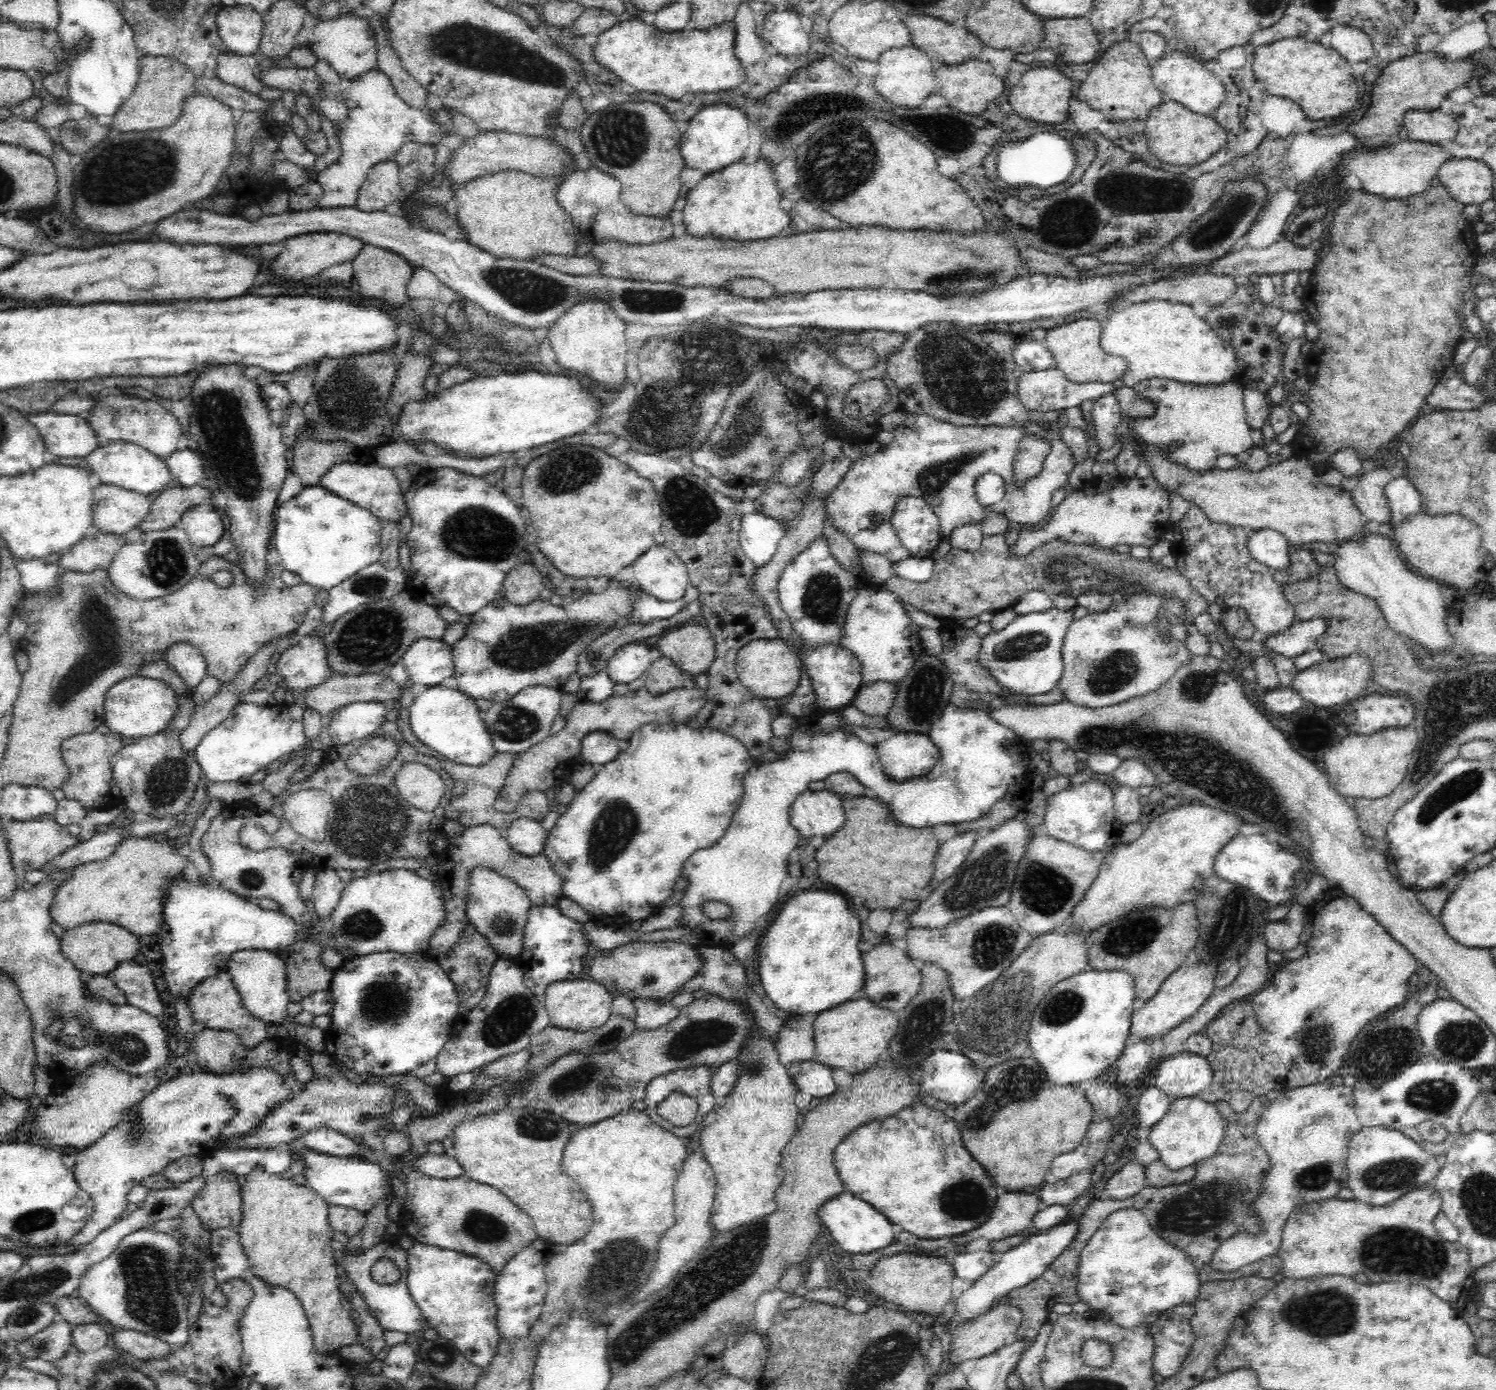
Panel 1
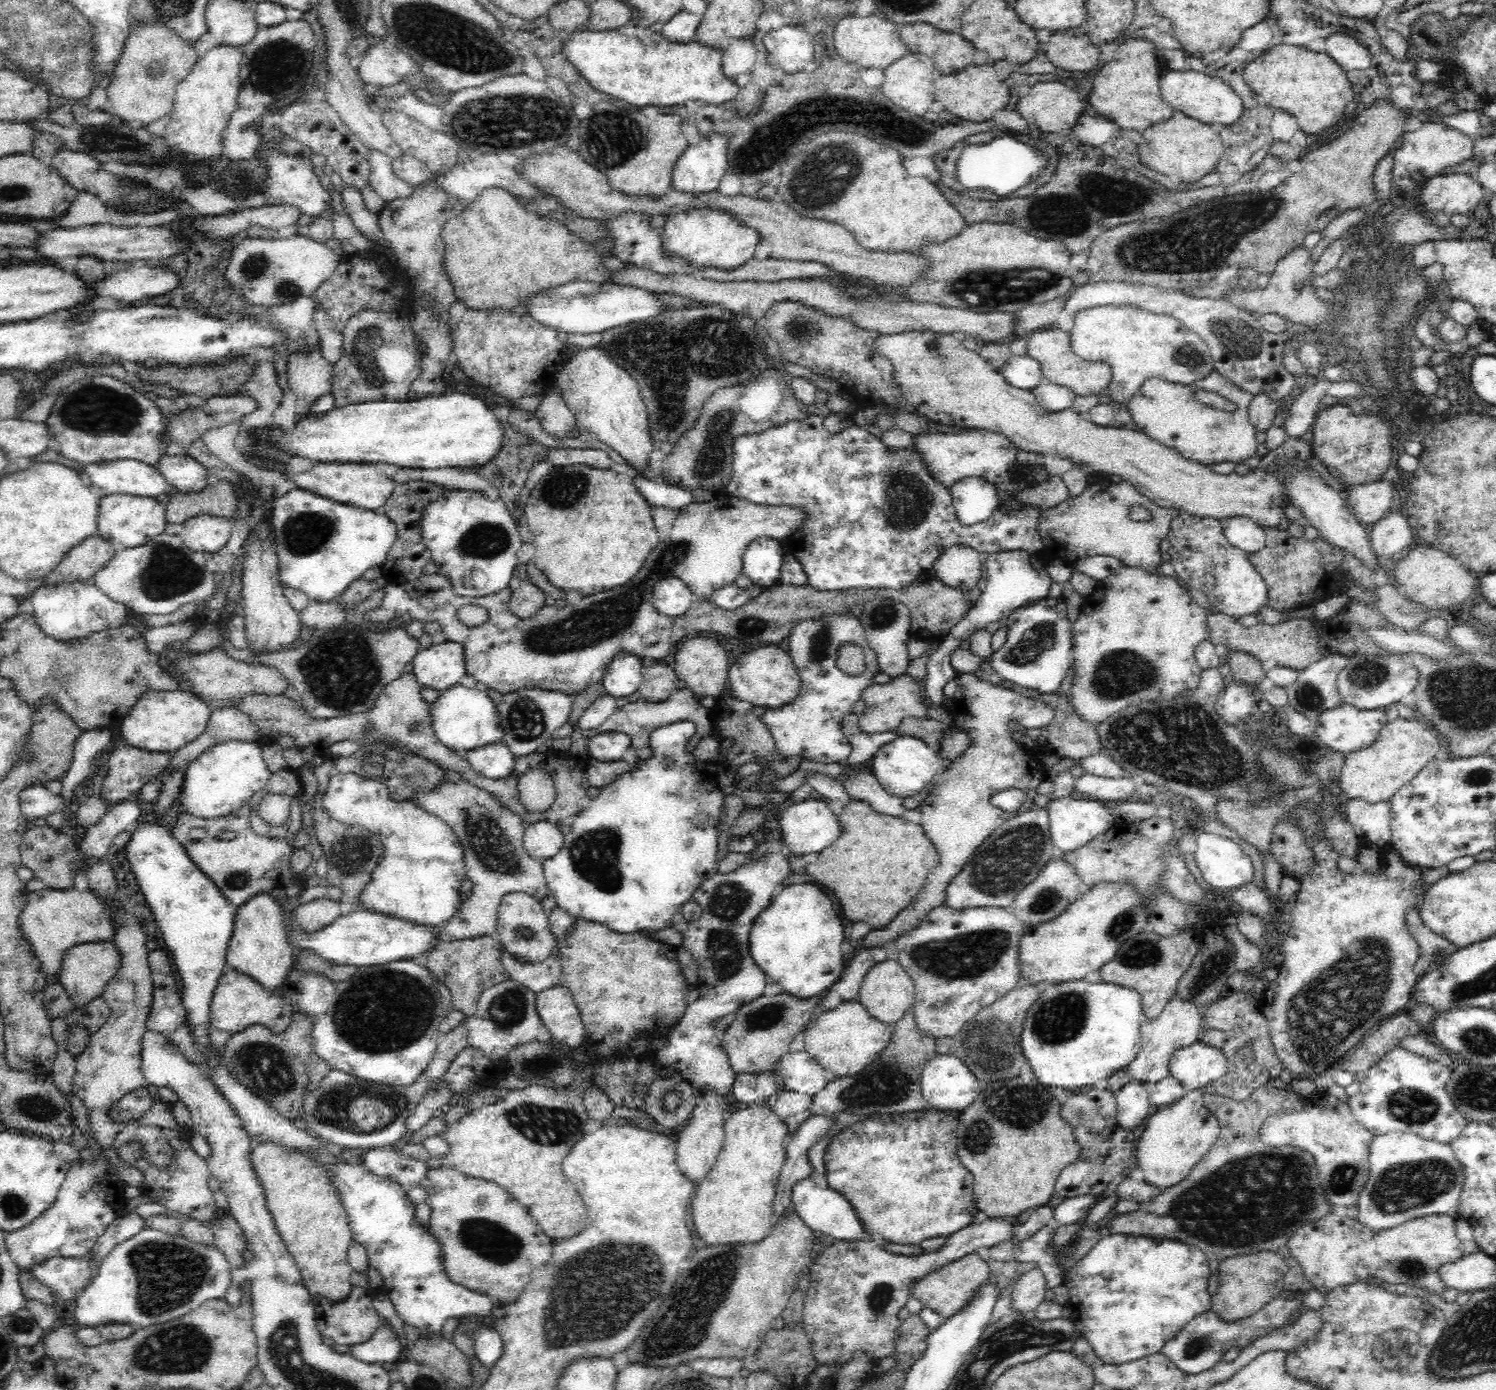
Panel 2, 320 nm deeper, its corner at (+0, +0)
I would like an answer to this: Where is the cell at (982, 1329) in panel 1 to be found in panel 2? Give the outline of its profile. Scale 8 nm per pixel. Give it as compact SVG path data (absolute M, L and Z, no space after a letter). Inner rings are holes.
M1037 1267L1022 1272L1013 1286L1011 1305L1014 1311L1030 1312L1035 1310L1047 1298L1047 1280Z

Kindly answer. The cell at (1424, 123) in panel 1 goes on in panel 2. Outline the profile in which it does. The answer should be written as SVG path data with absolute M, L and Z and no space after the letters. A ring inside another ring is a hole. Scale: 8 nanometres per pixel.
M1415 125L1403 133L1400 145L1394 152L1390 170L1392 185L1395 184L1404 192L1416 191L1418 186L1428 178L1440 175L1447 168L1461 165L1472 159L1474 141L1462 131L1448 128L1446 125Z

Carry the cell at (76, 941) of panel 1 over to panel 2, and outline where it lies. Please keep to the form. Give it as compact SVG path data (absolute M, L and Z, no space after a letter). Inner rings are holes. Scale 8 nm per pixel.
M110 941L78 943L65 950L61 971L57 981L64 987L68 998L76 1007L83 1007L95 998L103 996L107 982L121 968L121 958L117 946Z

